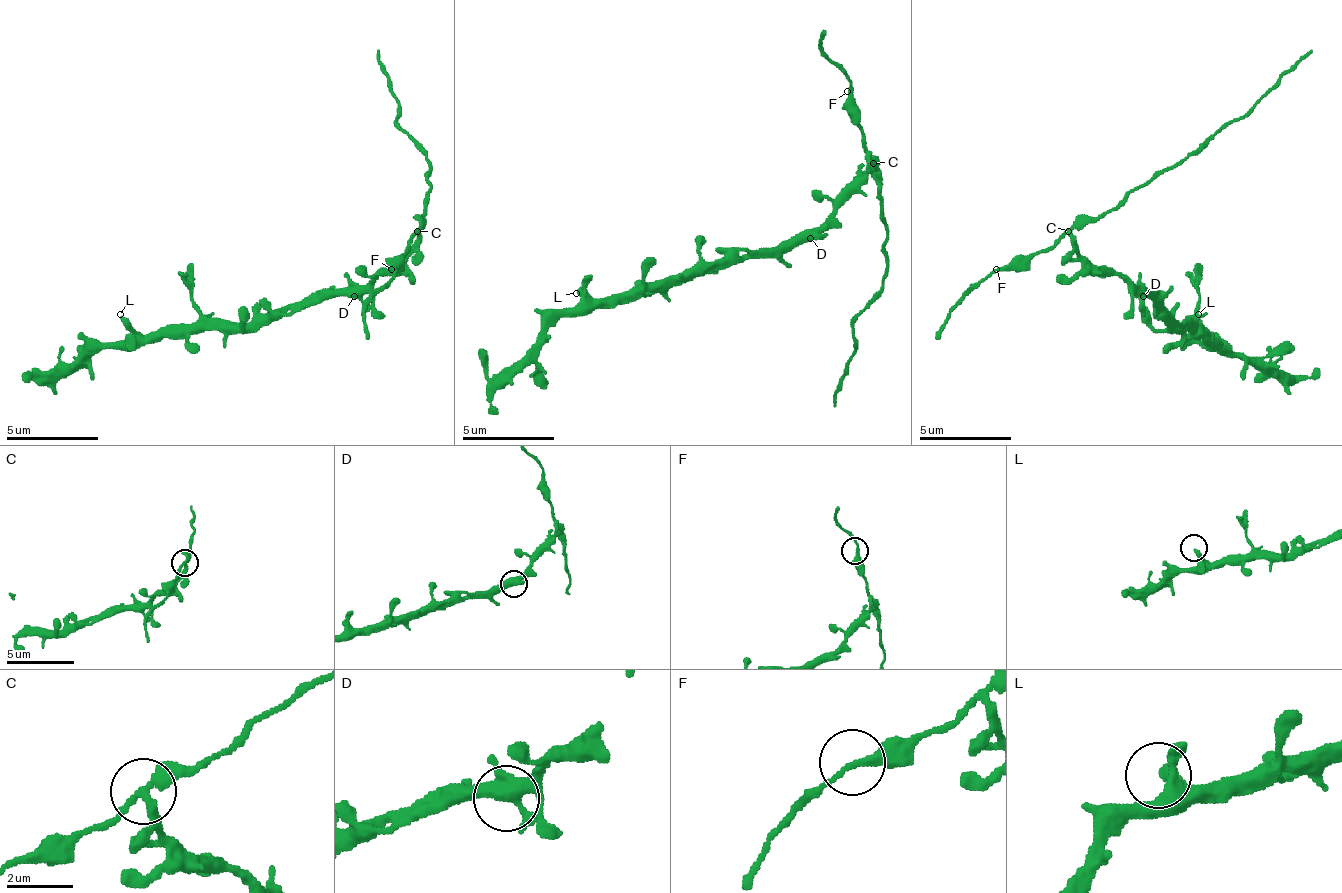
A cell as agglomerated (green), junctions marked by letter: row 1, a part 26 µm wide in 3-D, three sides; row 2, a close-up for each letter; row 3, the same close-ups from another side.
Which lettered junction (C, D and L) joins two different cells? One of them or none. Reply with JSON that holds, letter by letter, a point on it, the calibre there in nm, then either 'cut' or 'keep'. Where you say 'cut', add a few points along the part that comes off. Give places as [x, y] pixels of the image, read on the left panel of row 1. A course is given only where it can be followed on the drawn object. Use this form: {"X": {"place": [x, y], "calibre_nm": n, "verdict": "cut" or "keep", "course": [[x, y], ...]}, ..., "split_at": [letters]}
{"C": {"place": [417, 231], "calibre_nm": 240, "verdict": "cut", "course": [[418, 232], [432, 191], [427, 154], [395, 122], [395, 94], [377, 48]]}, "D": {"place": [354, 296], "calibre_nm": 420, "verdict": "keep"}, "L": {"place": [120, 314], "calibre_nm": 360, "verdict": "keep"}, "split_at": ["C"]}

